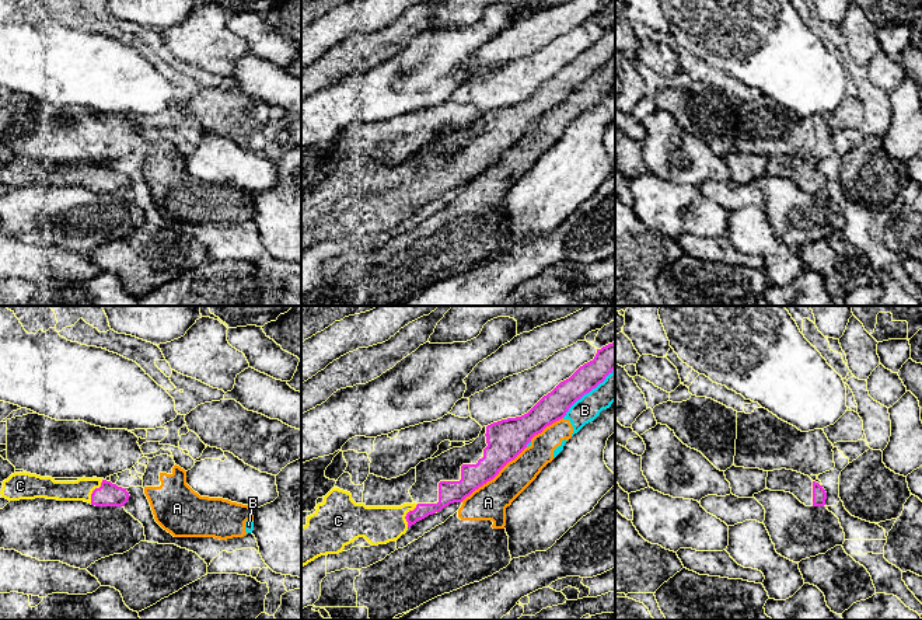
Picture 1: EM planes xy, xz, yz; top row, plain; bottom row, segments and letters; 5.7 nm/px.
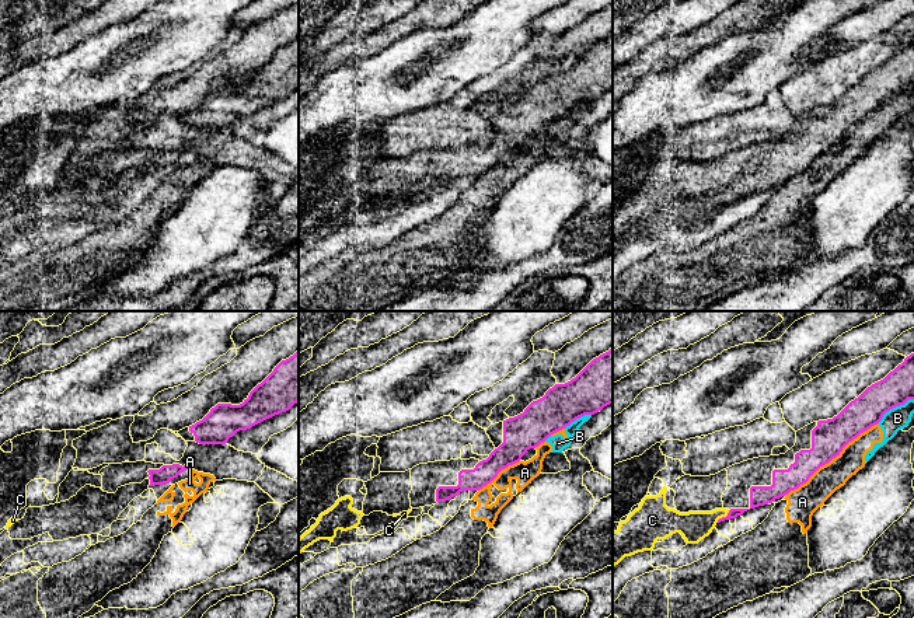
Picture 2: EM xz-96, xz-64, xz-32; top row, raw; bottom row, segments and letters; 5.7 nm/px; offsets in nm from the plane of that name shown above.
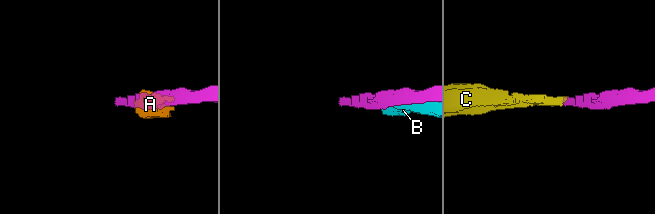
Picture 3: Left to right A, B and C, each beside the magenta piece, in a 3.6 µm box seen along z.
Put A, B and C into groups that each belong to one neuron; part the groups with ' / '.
A B / C

